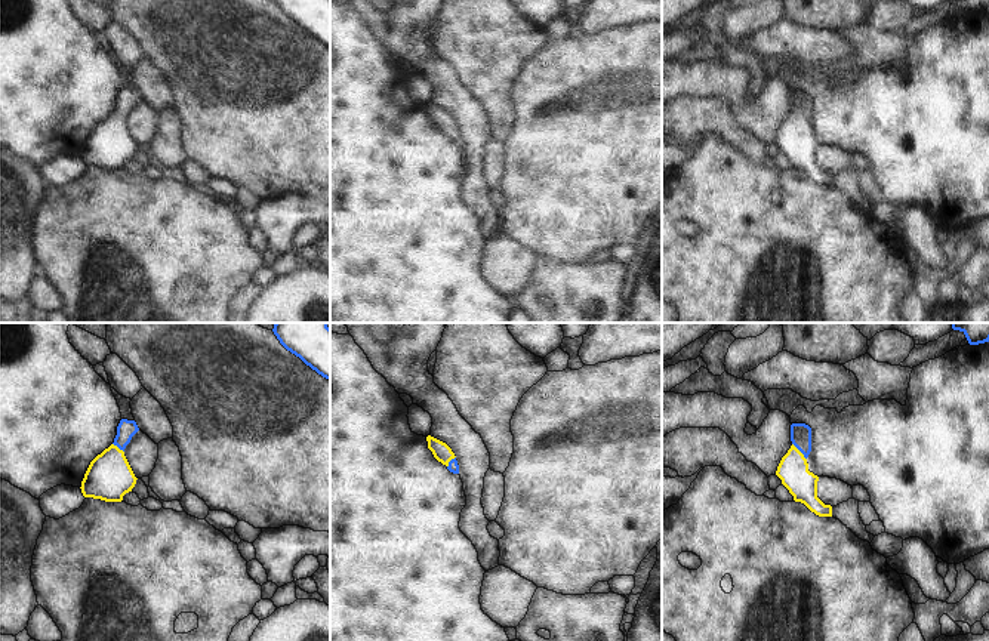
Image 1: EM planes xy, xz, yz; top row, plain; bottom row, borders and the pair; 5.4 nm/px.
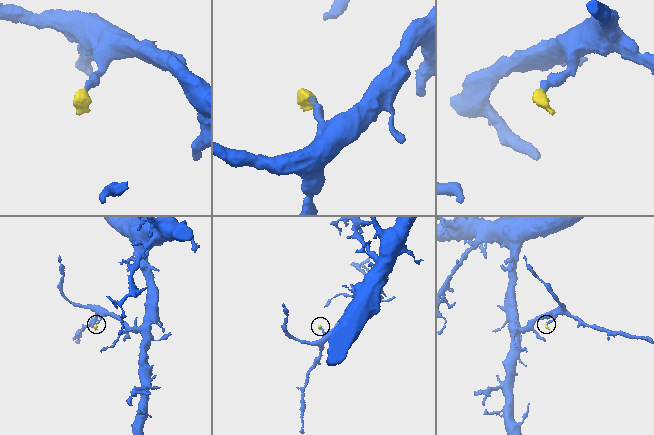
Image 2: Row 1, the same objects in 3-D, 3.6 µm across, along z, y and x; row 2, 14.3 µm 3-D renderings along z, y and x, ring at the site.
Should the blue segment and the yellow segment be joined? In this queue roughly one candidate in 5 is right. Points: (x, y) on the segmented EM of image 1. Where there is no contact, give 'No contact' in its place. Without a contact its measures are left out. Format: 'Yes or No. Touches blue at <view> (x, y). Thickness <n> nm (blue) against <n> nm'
Yes. Touches blue at yz (800, 450). Thickness 110 nm (blue) against 160 nm

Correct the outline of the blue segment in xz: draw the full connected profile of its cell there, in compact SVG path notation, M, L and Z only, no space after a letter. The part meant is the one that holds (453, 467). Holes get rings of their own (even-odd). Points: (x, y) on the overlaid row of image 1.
M431 435L426 437L426 441L428 449L432 452L434 457L443 465L446 465L450 472L459 474L459 465L452 449L446 443Z

